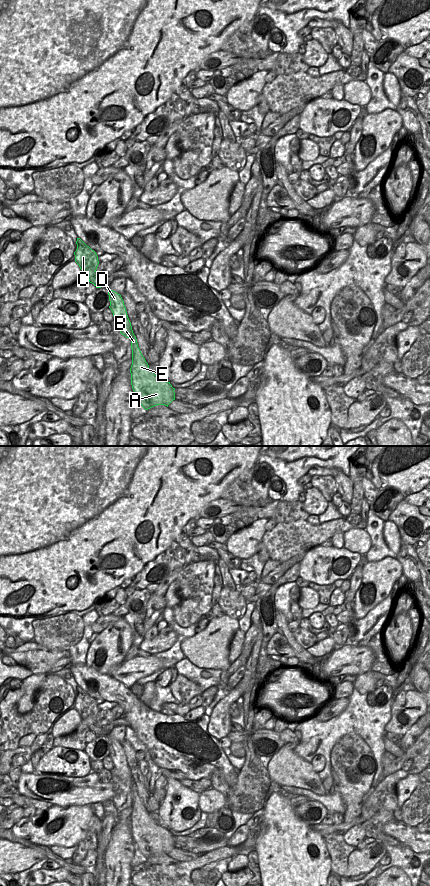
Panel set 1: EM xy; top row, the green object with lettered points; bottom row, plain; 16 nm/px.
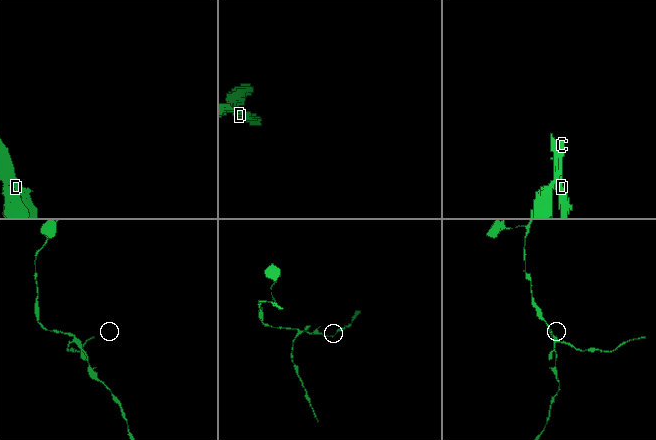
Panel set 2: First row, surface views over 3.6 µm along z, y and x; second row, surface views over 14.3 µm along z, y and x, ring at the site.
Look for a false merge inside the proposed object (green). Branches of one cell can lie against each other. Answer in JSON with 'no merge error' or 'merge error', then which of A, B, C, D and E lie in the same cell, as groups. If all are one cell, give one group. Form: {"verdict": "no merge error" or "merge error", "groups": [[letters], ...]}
{"verdict": "merge error", "groups": [["A", "B", "D", "E"], ["C"]]}

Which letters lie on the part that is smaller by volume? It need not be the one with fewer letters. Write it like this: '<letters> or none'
C

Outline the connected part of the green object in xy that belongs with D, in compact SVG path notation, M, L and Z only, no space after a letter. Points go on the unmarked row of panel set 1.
M108 736L109 749L114 774L120 781L131 788L132 813L130 816L131 833L138 849L145 858L157 853L168 853L175 848L175 836L170 830L157 825L150 817L143 805L133 781L124 749L120 742Z

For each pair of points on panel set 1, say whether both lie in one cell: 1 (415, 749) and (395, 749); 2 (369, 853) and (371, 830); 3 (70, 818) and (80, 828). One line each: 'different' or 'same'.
1: same
2: different
3: same

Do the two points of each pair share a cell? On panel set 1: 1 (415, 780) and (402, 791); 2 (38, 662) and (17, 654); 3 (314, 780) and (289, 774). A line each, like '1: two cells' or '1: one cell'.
1: one cell
2: one cell
3: one cell

